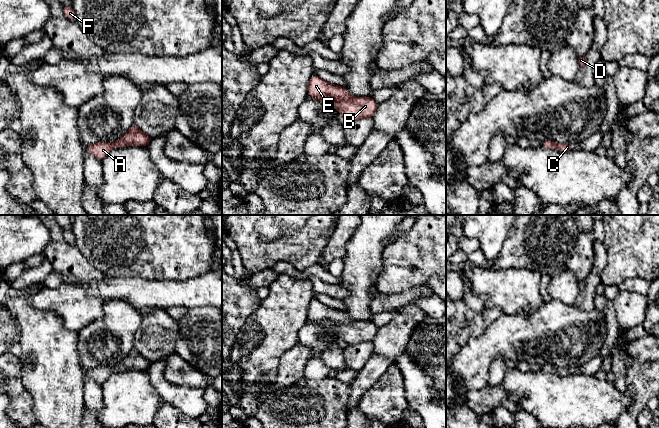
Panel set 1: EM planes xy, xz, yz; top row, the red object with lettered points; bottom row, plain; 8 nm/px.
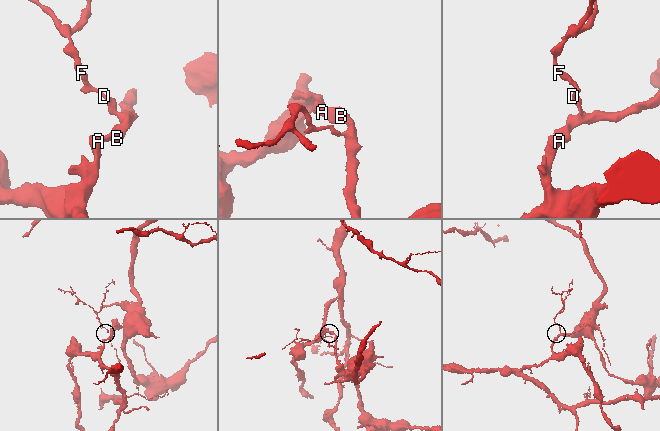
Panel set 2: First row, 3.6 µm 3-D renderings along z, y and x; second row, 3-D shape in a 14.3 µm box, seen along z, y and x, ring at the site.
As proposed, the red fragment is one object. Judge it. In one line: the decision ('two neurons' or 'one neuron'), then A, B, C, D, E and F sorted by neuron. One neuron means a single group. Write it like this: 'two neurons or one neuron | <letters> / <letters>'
one neuron | A B C D E F

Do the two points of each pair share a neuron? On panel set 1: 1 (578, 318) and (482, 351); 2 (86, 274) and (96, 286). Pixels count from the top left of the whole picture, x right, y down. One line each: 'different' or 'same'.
1: same
2: different

